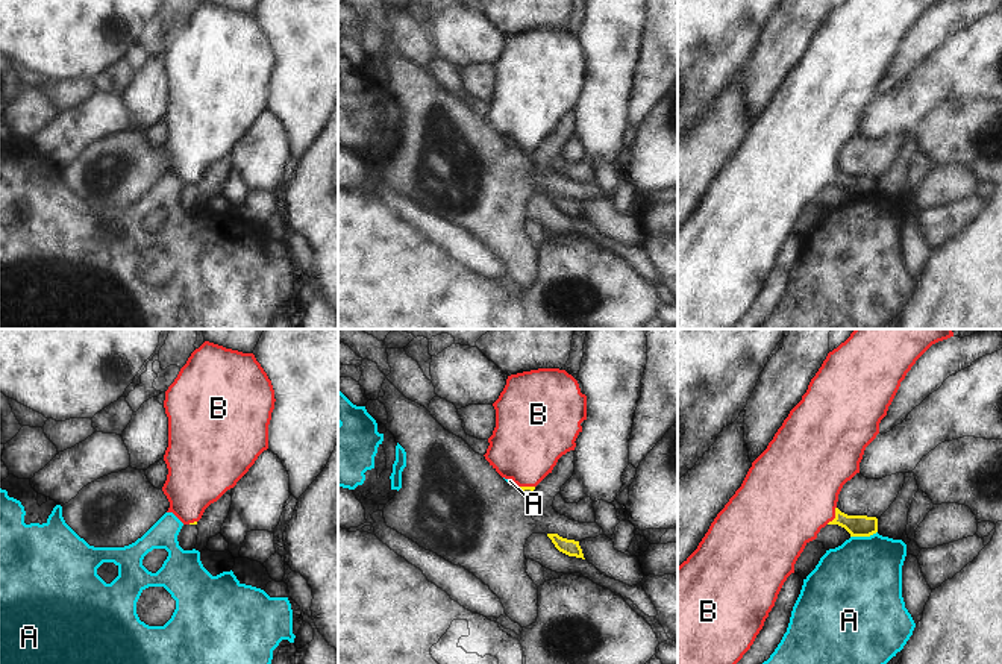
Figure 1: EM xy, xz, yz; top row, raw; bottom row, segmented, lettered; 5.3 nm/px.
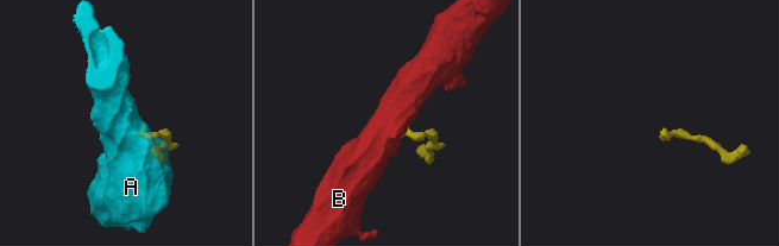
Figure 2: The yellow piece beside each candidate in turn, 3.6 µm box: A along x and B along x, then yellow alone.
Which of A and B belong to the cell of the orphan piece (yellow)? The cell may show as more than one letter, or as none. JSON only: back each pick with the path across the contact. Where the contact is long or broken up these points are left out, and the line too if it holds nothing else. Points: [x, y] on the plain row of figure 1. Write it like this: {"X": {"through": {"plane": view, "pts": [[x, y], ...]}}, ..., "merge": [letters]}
{"B": {"through": {"plane": "yz", "pts": [[855, 185], [836, 176], [804, 162], [795, 153]]}}, "merge": ["B"]}

